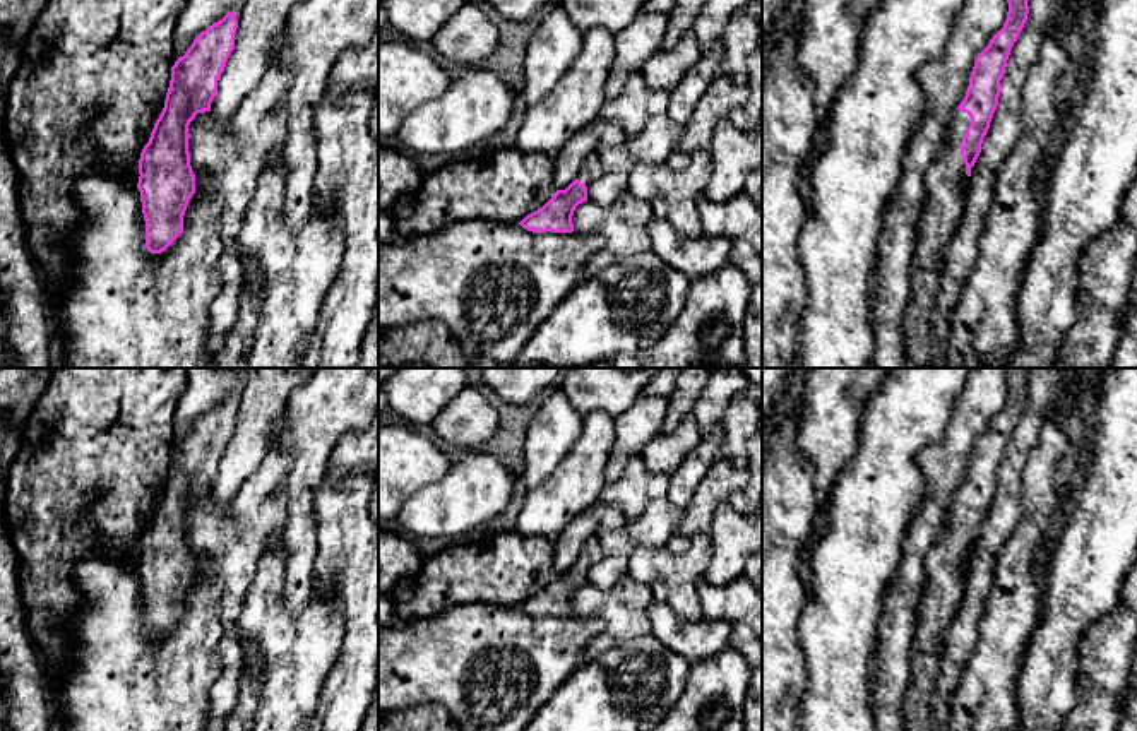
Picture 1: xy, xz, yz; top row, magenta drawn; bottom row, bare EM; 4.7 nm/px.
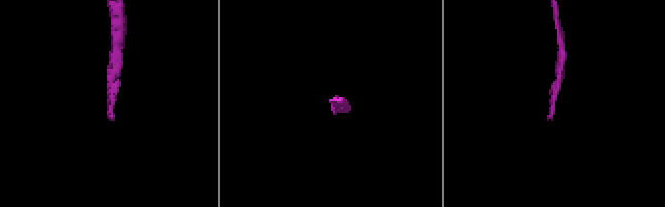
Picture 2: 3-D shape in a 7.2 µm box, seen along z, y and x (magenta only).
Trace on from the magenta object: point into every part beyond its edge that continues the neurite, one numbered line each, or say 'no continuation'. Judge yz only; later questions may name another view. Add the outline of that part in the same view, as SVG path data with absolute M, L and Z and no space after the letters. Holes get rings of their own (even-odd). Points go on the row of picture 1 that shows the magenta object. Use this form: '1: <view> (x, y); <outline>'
1: yz (946, 199); M954 111L945 147L926 171L926 204L913 259L913 298L906 308L906 368L935 368L932 315L938 308L945 248L966 205L966 192L961 187L966 164L959 142L969 123L967 113Z

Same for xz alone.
1: xz (589, 172); M596 152L589 154L577 173L577 180L589 187L601 176L601 161Z

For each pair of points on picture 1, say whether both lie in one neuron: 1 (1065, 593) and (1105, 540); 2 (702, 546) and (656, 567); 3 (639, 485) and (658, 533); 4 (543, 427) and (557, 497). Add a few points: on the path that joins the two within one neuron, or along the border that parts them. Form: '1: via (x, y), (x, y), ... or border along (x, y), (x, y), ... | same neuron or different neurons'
1: via (1079, 579), (1086, 572), (1093, 553) | same neuron
2: via (690, 558), (682, 567), (668, 567) | same neuron
3: border along (665, 497), (653, 499), (629, 522) | different neurons
4: border along (576, 439), (562, 461), (529, 490) | different neurons

